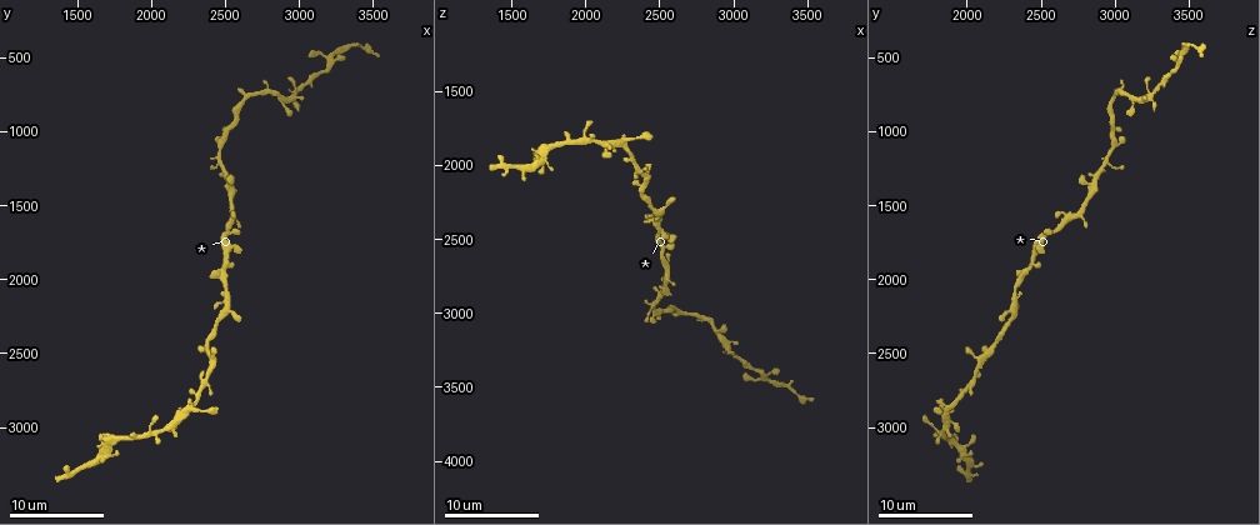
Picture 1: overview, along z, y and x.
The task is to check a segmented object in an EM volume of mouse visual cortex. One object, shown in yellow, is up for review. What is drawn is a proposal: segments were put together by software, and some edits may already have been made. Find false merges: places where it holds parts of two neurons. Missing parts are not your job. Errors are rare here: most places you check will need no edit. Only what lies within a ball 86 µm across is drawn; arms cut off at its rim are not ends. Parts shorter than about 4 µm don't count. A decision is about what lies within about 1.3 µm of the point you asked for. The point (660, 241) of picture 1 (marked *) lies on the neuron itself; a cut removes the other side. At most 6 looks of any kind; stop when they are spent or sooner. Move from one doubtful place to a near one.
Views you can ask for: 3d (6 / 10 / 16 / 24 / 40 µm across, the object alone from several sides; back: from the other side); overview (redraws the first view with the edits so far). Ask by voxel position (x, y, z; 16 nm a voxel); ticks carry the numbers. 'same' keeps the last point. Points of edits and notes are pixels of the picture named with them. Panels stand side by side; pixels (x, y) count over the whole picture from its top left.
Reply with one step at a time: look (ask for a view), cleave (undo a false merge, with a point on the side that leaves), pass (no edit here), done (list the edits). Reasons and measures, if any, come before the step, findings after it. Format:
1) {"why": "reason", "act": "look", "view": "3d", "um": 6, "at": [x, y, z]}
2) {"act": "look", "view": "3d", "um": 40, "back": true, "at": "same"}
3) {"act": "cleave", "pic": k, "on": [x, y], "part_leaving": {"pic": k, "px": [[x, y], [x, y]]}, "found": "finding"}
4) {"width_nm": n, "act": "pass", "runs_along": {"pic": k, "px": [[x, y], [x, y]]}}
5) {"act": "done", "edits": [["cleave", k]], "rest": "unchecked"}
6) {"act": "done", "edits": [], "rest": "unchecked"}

{"act": "look", "view": "3d", "um": 10, "at": [1980, 3000, 1800]}

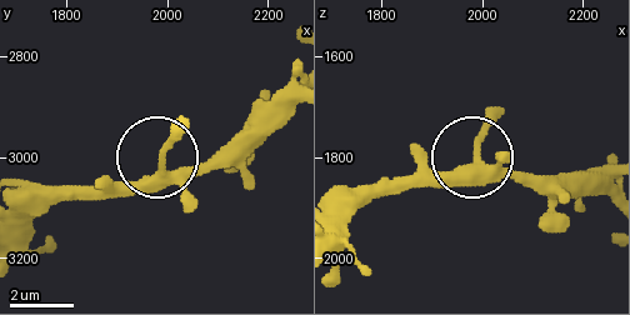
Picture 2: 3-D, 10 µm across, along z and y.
{"why": "from behind", "act": "look", "view": "3d", "um": 10, "back": true, "at": [1990, 3015, 1795]}

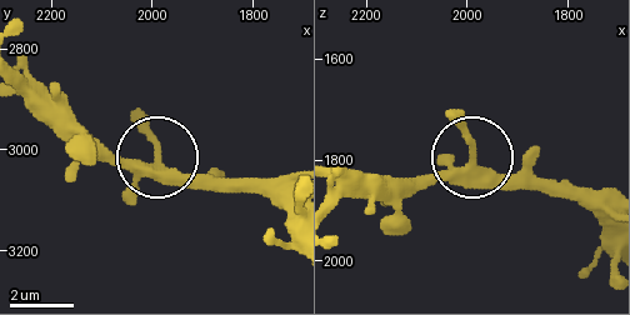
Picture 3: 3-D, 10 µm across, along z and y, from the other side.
{"width_nm": 250, "act": "pass", "found": "continuous, no second neuron"}

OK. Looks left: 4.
{"why": "looks like a crossing", "act": "look", "view": "3d", "um": 10, "at": [2280, 2880, 1840]}

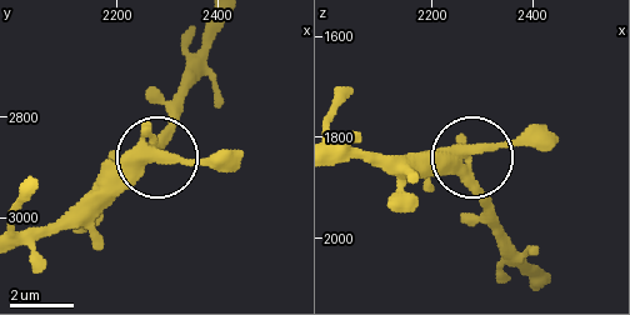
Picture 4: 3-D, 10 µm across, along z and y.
{"act": "pass", "runs_along": {"pic": 4, "px": [[213, 20], [199, 69], [156, 149], [164, 158], [243, 158]]}, "found": "continuous, no second neuron"}

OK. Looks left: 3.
{"why": "four arms meet", "act": "look", "view": "3d", "um": 10, "at": [2980, 720, 3260]}

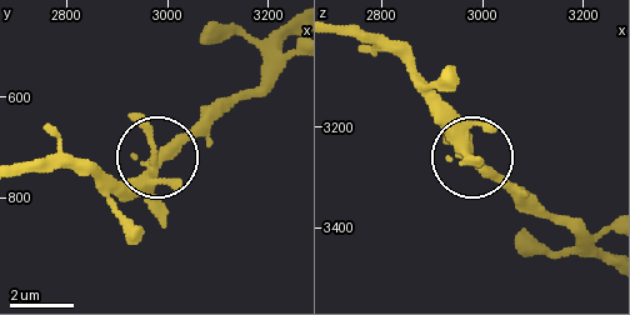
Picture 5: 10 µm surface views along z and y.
{"act": "pass", "runs_along": {"pic": 5, "px": [[336, 33], [376, 40], [409, 73], [449, 136], [519, 206]]}, "found": "continuous, no second neuron"}

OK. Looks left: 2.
{"act": "done", "edits": [], "rest": "unchecked"}

